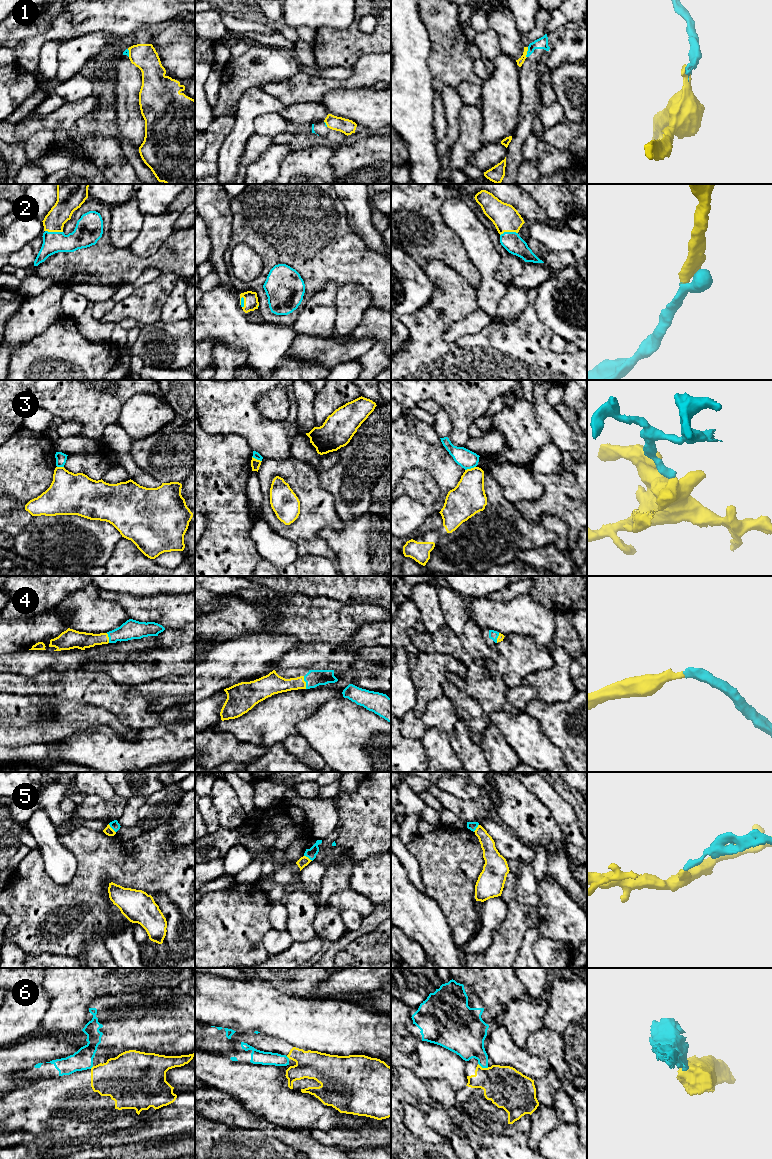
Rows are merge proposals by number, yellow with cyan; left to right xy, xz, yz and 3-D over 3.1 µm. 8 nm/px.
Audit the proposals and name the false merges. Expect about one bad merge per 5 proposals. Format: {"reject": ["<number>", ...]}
{"reject": ["1", "3", "5", "6"]}

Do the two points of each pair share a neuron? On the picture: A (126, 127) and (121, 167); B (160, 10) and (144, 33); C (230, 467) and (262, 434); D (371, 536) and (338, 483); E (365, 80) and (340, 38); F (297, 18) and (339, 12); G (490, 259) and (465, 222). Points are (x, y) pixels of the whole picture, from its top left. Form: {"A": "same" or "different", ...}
{"A": "different", "B": "different", "C": "different", "D": "different", "E": "different", "F": "same", "G": "same"}

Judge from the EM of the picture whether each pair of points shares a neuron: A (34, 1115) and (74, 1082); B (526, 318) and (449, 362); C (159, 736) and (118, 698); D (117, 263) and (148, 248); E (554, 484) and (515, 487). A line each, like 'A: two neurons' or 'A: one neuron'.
A: one neuron
B: one neuron
C: two neurons
D: two neurons
E: two neurons

